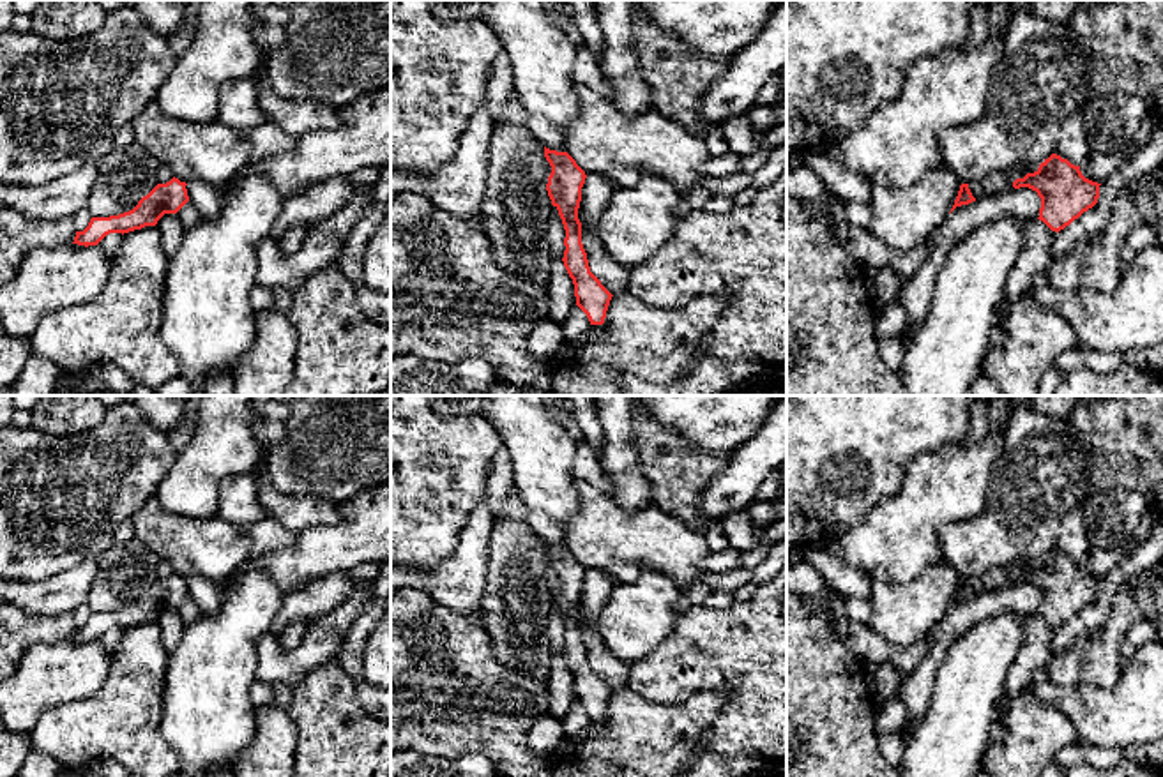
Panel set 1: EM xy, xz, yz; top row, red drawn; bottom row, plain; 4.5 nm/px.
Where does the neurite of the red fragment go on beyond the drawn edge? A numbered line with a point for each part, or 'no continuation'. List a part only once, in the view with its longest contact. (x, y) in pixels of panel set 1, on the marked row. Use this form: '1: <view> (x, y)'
no continuation

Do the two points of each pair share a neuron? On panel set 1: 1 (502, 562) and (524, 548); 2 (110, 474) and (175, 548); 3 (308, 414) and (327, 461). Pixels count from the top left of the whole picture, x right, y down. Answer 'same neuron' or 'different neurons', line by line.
1: same neuron
2: different neurons
3: same neuron

